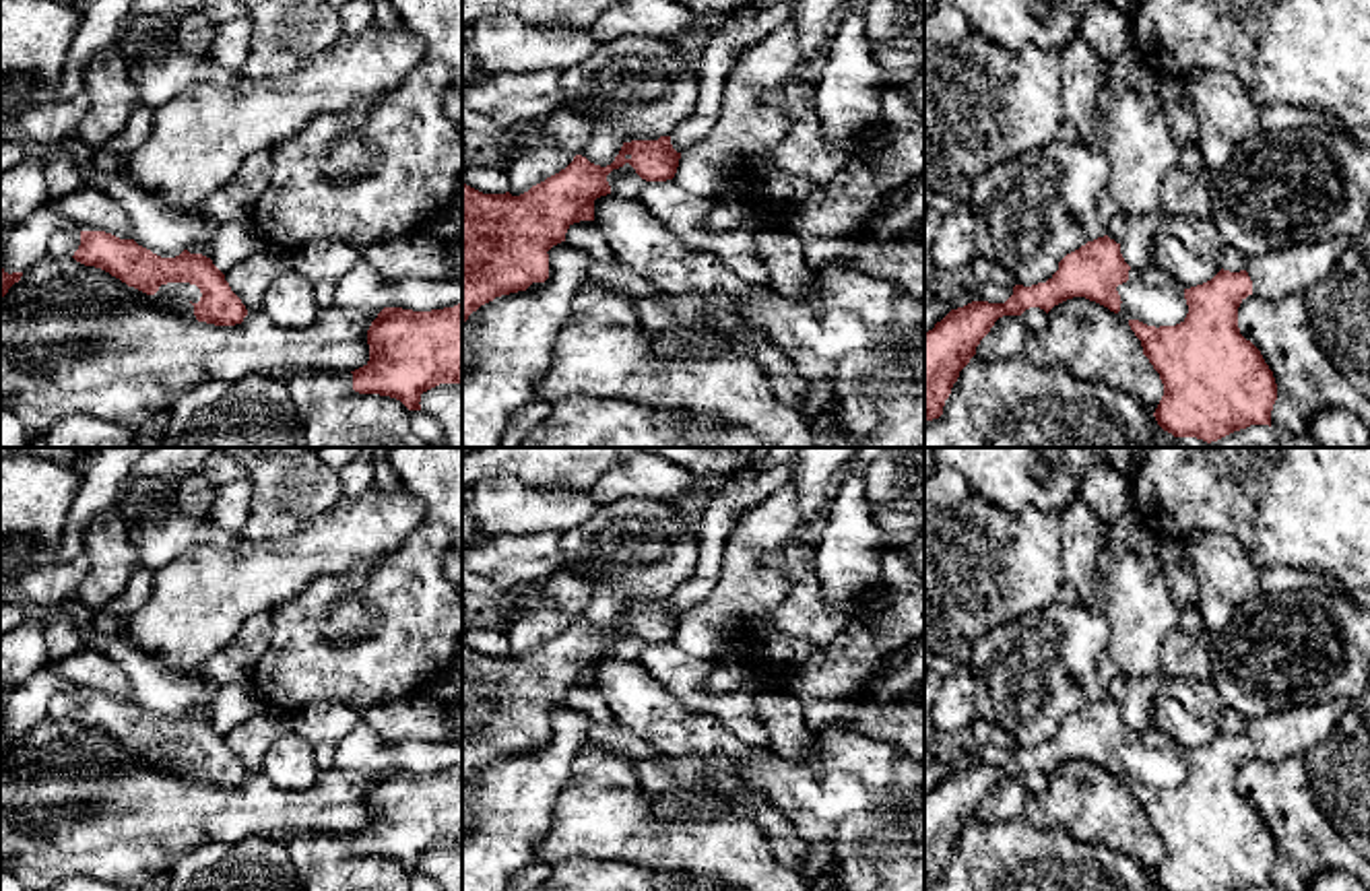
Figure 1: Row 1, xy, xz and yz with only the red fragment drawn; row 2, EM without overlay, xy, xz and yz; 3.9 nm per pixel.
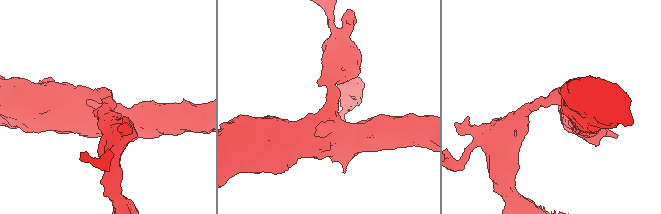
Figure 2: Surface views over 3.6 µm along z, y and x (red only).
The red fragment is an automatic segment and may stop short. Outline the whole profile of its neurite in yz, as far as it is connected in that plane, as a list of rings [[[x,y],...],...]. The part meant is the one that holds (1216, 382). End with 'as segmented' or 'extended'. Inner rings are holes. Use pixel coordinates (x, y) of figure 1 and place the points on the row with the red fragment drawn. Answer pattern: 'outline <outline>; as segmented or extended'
outline [[[1339,235],[1246,258],[1240,272],[1221,268],[1211,280],[1184,289],[1188,314],[1176,326],[1155,328],[1129,320],[1143,355],[1164,384],[1164,396],[1153,412],[1157,425],[1174,437],[1197,437],[1207,443],[1250,425],[1271,427],[1277,384],[1261,351],[1240,334],[1238,307],[1248,295],[1279,299],[1296,291],[1306,293],[1339,262],[1347,245],[1349,237]]]; extended

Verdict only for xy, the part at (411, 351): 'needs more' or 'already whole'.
already whole

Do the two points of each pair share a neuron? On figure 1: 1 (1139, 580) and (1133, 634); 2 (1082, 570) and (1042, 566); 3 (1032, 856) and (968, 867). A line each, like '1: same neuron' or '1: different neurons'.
1: same neuron
2: different neurons
3: same neuron

